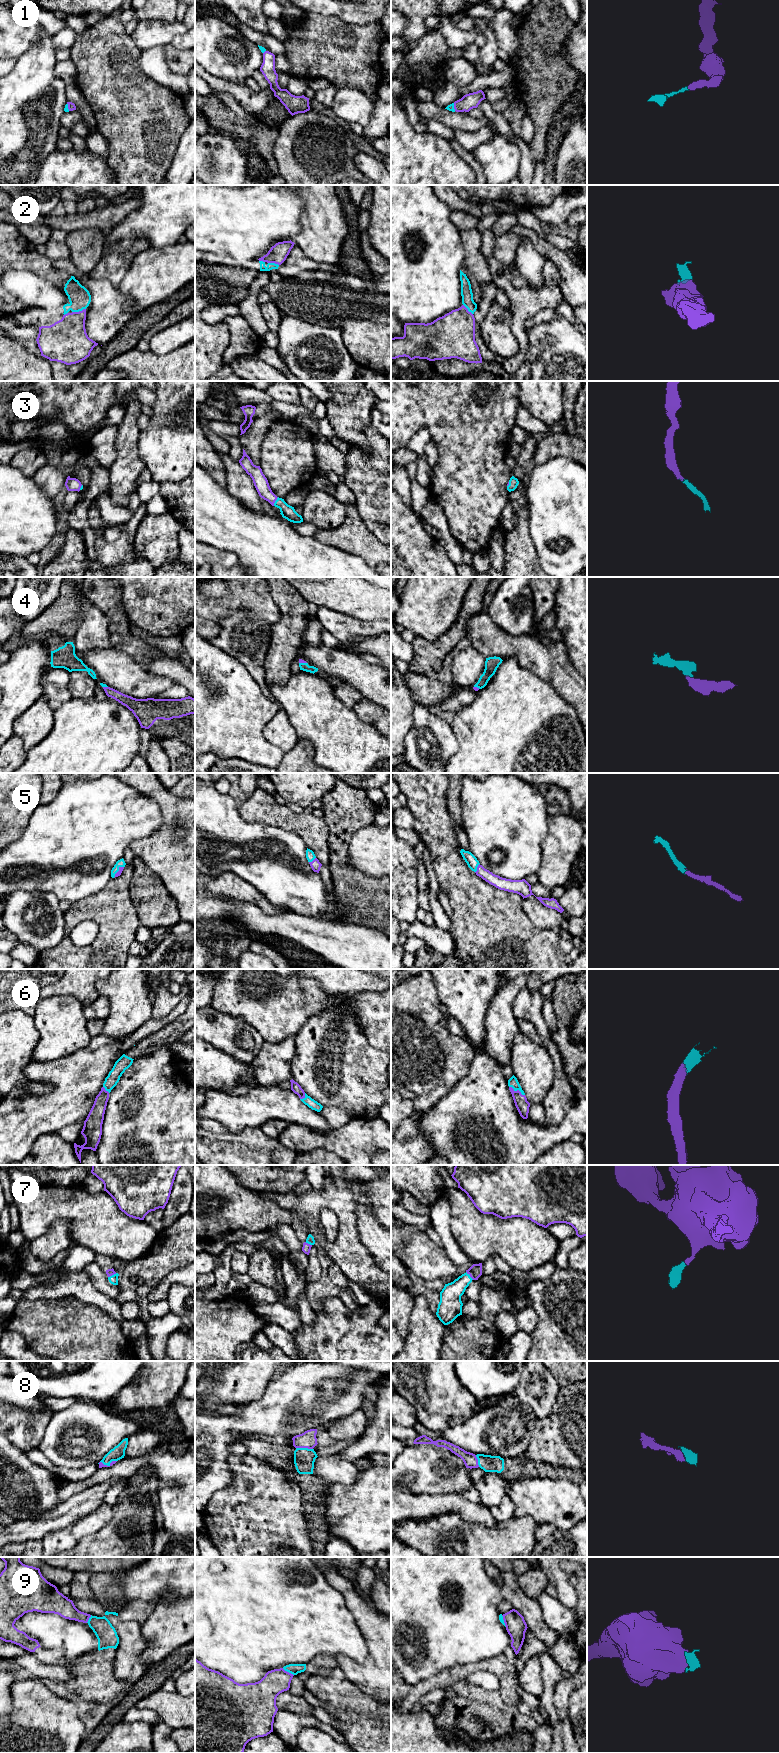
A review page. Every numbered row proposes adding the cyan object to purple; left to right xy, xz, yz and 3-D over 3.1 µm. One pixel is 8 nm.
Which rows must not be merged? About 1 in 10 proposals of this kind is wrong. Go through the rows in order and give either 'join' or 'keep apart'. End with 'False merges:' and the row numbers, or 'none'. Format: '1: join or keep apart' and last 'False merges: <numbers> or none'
1: join
2: join
3: join
4: join
5: join
6: join
7: join
8: join
9: join
False merges: none

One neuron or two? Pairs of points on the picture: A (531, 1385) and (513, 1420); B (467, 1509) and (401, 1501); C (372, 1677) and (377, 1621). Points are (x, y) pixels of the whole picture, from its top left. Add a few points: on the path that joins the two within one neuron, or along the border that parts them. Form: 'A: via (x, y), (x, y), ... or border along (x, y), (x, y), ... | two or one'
A: border along (514, 1393), (532, 1410), (537, 1418) | two
B: via (451, 1505), (417, 1505) | one
C: via (377, 1663), (377, 1635) | one

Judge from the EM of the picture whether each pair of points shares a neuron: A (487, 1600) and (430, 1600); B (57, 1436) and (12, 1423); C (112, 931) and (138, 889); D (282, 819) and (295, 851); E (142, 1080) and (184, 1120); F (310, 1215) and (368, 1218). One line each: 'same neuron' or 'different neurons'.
A: same neuron
B: different neurons
C: different neurons
D: different neurons
E: same neuron
F: different neurons

